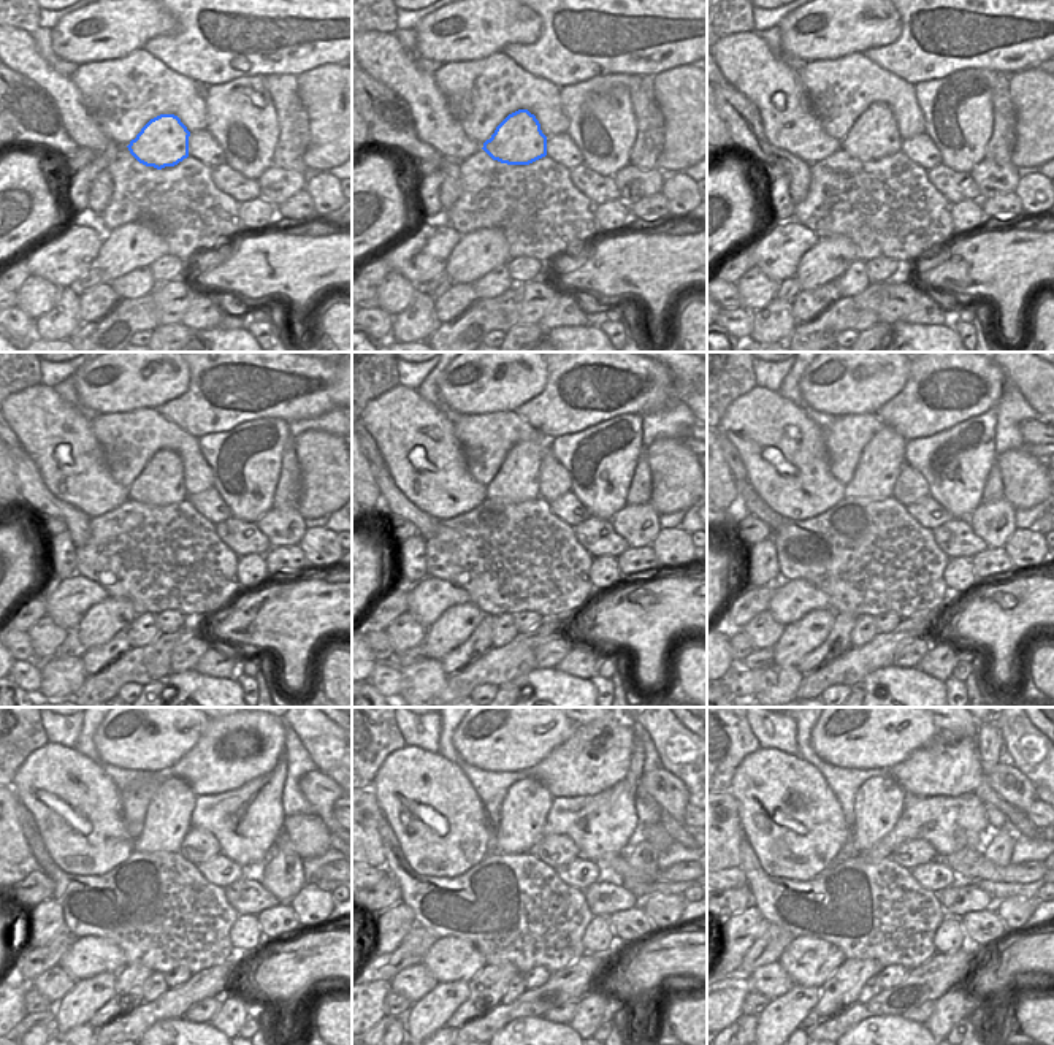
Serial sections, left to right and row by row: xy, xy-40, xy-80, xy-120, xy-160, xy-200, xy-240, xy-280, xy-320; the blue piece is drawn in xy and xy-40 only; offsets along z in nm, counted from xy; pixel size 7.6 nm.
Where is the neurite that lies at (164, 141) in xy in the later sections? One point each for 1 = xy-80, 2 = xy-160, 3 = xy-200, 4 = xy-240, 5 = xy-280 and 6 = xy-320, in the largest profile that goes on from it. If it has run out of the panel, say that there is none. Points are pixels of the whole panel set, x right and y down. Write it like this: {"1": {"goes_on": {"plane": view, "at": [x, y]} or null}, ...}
{"1": {"goes_on": {"plane": "xy-80", "at": [874, 135]}}, "2": {"goes_on": {"plane": "xy-160", "at": [519, 478]}}, "3": {"goes_on": {"plane": "xy-200", "at": [882, 459]}}, "4": {"goes_on": {"plane": "xy-240", "at": [168, 817]}}, "5": {"goes_on": {"plane": "xy-280", "at": [526, 803]}}, "6": {"goes_on": {"plane": "xy-320", "at": [878, 803]}}}

